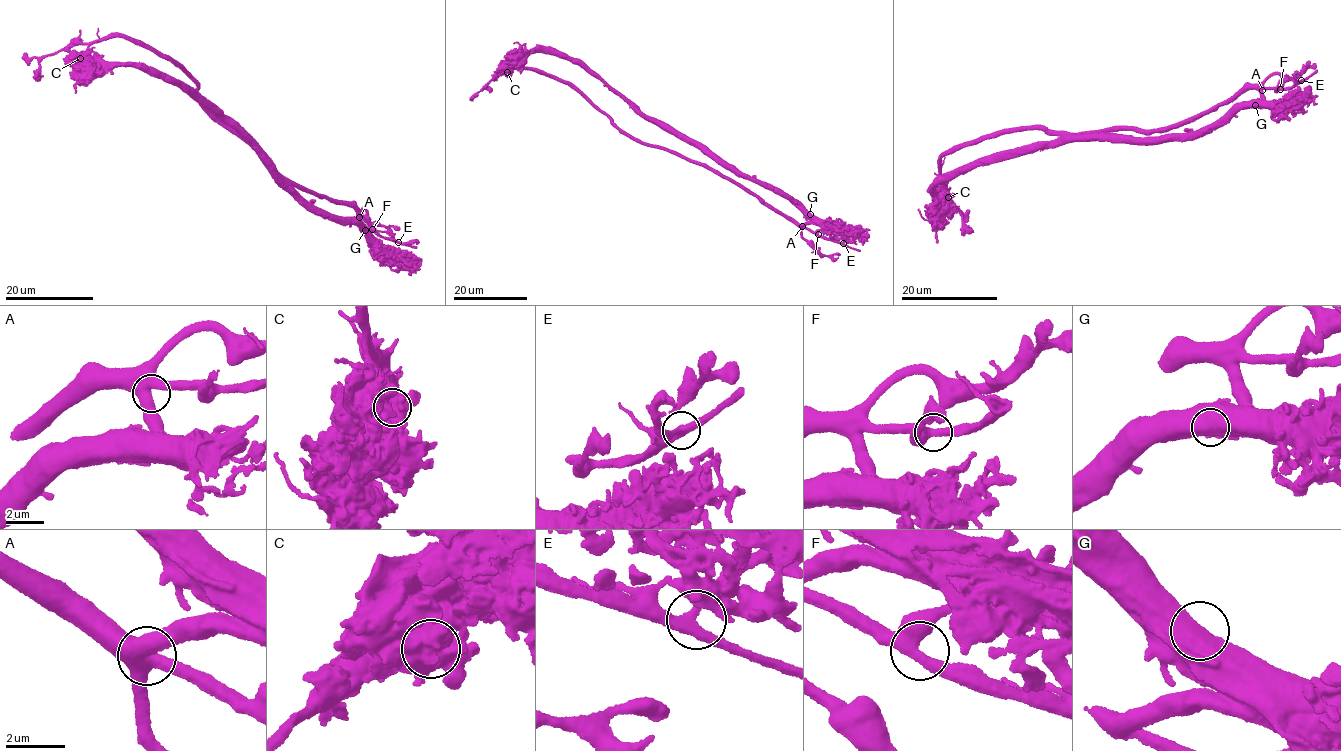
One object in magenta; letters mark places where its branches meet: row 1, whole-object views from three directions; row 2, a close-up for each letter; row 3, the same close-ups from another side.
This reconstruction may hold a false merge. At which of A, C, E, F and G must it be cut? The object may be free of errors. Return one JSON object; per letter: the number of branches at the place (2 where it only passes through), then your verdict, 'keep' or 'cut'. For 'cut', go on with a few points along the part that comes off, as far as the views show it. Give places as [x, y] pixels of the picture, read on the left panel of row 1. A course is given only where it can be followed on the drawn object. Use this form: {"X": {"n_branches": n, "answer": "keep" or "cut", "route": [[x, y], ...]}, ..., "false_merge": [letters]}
{"A": {"n_branches": 3, "answer": "keep"}, "C": {"n_branches": 2, "answer": "cut", "route": [[80, 58], [110, 36], [169, 56], [191, 74], [205, 107], [275, 171], [416, 247]]}, "E": {"n_branches": 3, "answer": "keep"}, "F": {"n_branches": 3, "answer": "keep"}, "G": {"n_branches": 1, "answer": "keep"}, "false_merge": ["C"]}

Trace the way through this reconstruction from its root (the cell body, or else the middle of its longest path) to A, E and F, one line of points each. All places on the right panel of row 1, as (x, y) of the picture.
A: (1097, 133), (1118, 126), (1155, 130), (1214, 107), (1244, 88), (1262, 90)
E: (1097, 133), (1118, 126), (1155, 130), (1214, 107), (1249, 86), (1258, 85), (1284, 90), (1301, 80)
F: (1097, 133), (1118, 126), (1155, 130), (1214, 107), (1249, 86), (1280, 89)

